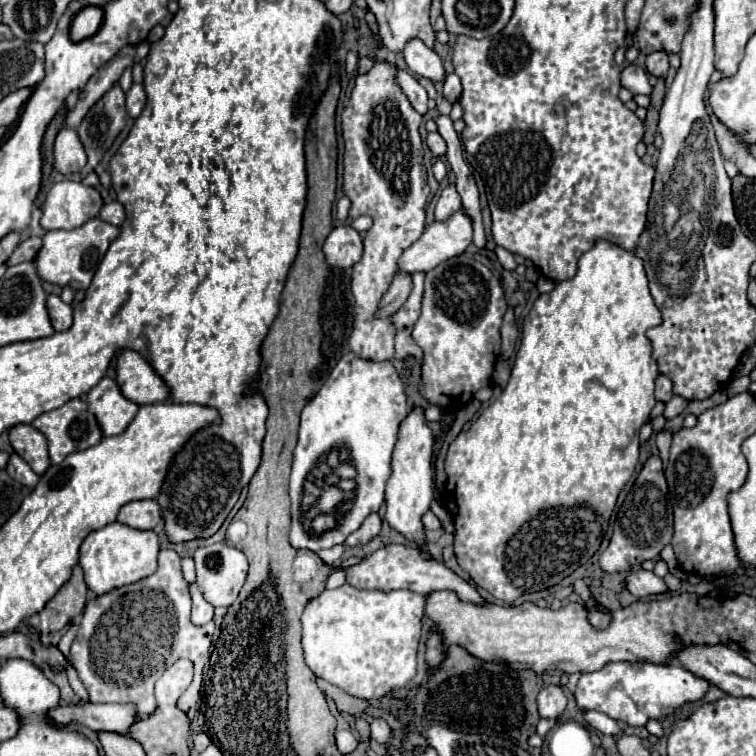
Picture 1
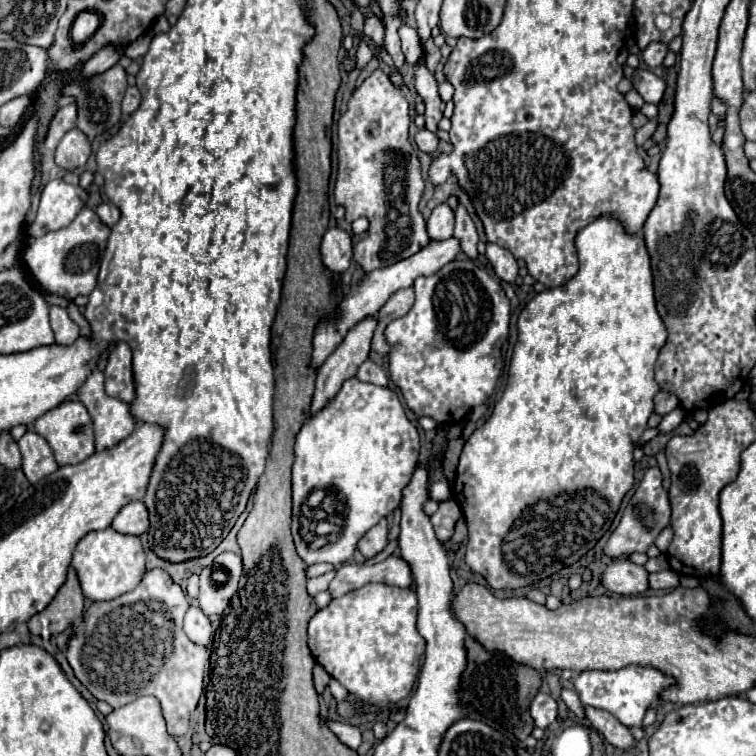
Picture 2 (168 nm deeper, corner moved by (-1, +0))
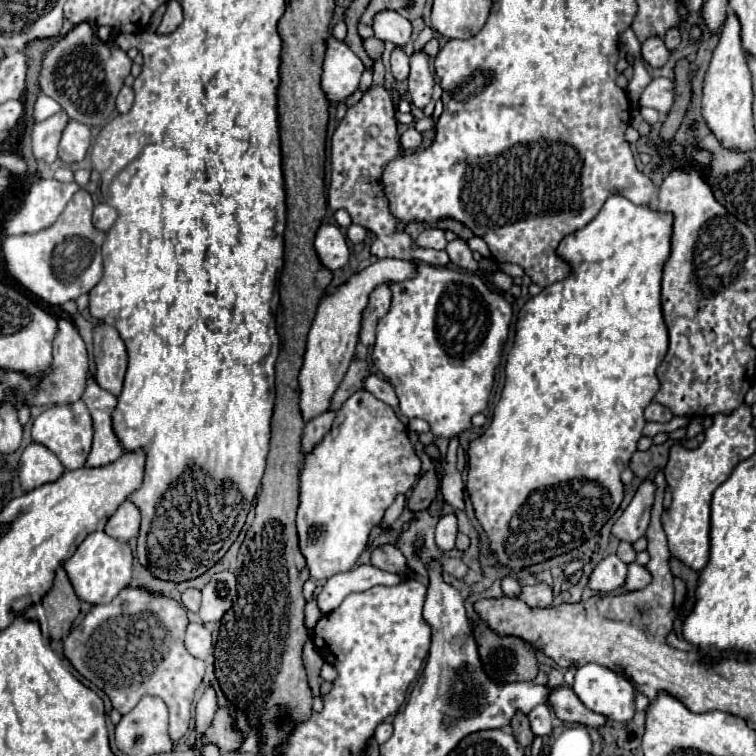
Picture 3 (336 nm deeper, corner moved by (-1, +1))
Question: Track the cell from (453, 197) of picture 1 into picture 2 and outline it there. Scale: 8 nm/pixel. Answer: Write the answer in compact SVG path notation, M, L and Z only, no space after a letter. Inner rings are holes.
M442 203L432 211L430 219L426 221L426 231L428 231L428 237L432 241L444 241L444 239L452 237L454 213L452 213L448 203Z

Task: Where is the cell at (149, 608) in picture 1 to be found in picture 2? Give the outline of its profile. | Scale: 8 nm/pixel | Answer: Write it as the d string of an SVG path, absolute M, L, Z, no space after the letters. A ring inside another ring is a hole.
M152 569L136 589L88 607L82 625L68 643L66 659L96 699L118 709L140 695L154 695L162 703L168 733L172 737L186 735L190 715L204 691L204 673L210 667L208 647L194 645L182 631L186 611L188 599L182 587L166 571Z

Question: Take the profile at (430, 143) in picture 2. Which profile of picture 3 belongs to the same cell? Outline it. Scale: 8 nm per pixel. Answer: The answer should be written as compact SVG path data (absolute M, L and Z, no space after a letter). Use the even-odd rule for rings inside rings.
M408 126L408 130L400 136L400 142L406 150L416 150L422 144L422 134L414 126Z

